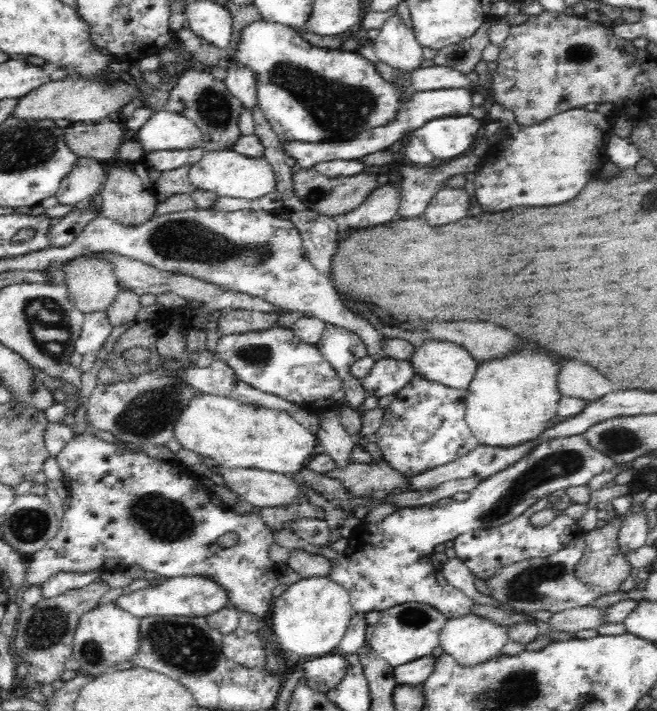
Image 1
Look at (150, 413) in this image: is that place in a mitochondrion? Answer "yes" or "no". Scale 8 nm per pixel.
yes

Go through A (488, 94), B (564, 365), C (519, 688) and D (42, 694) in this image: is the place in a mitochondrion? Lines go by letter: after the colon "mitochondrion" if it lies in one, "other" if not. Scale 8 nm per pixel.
A: other
B: other
C: mitochondrion
D: other

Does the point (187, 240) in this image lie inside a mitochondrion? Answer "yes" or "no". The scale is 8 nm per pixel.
yes

